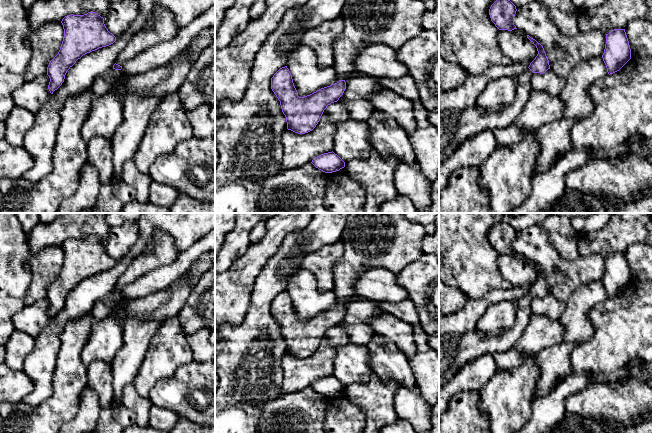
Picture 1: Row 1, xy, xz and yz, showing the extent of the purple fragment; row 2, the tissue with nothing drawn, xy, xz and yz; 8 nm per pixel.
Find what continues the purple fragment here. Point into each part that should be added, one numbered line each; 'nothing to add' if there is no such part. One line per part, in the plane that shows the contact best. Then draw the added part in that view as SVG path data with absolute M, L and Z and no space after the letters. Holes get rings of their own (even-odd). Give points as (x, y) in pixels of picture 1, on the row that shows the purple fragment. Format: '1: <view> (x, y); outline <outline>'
1: xz (353, 74); outline M353 71L351 73L347 73L346 75L342 76L342 77L338 77L334 80L333 84L337 83L339 80L347 80L348 78L351 77L356 77L358 75L363 75L362 73L359 73L357 71Z

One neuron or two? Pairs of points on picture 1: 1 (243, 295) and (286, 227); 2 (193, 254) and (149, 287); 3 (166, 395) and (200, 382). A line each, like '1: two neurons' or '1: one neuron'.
1: one neuron
2: one neuron
3: one neuron

